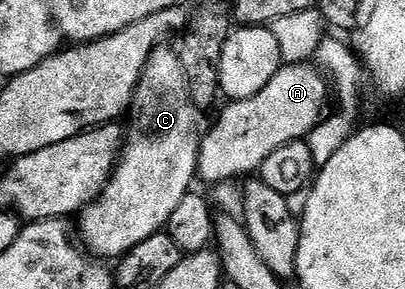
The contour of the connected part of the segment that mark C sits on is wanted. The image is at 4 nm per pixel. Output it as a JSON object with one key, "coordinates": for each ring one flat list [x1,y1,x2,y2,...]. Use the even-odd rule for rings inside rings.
{"coordinates":[[165,44,157,47,146,60,141,79,134,88,133,103,127,115,129,130,127,126,117,165,101,195,79,215,80,245,90,255,101,260,109,260,105,258,120,260,127,252,131,252,131,248,135,248,135,244,143,244,143,240,162,233,169,225,171,212,175,212,175,207,183,201,183,196,187,196,194,189,195,155,199,145,199,133,197,134,199,111,189,95,178,51,168,48,169,46]]}

